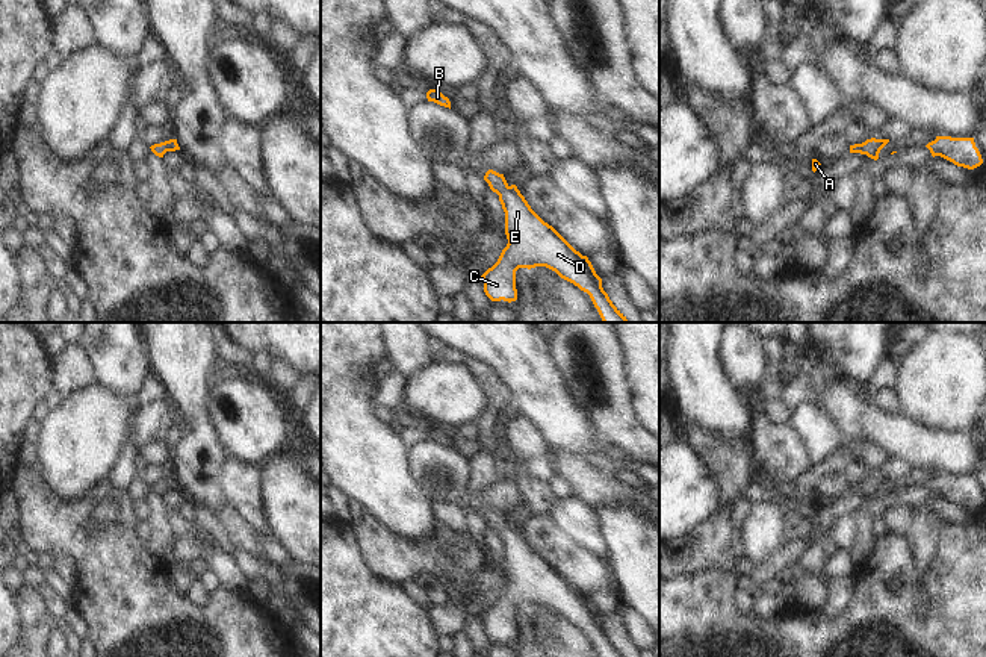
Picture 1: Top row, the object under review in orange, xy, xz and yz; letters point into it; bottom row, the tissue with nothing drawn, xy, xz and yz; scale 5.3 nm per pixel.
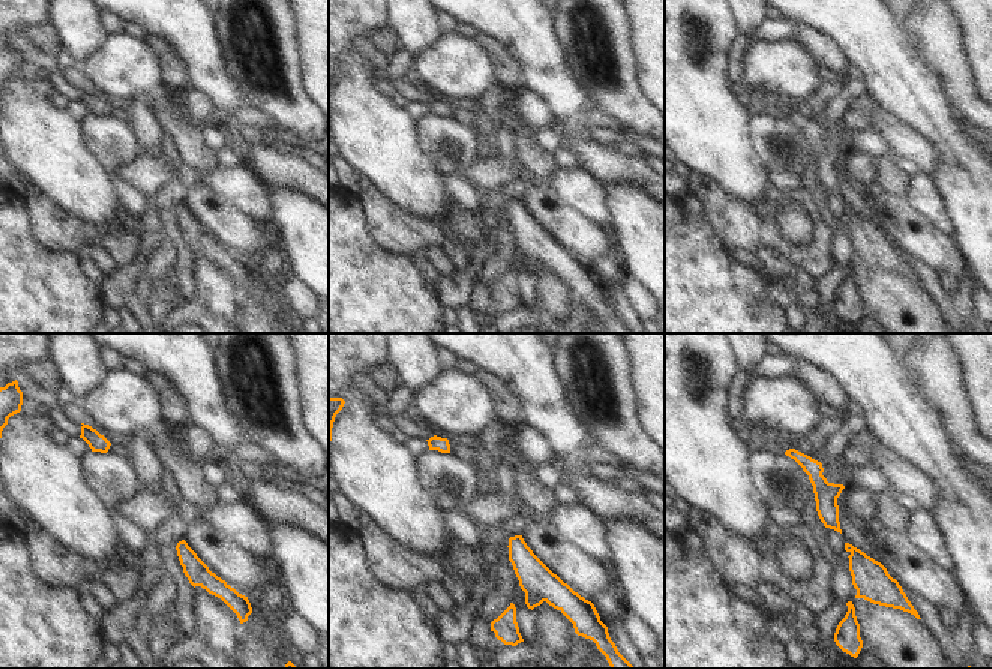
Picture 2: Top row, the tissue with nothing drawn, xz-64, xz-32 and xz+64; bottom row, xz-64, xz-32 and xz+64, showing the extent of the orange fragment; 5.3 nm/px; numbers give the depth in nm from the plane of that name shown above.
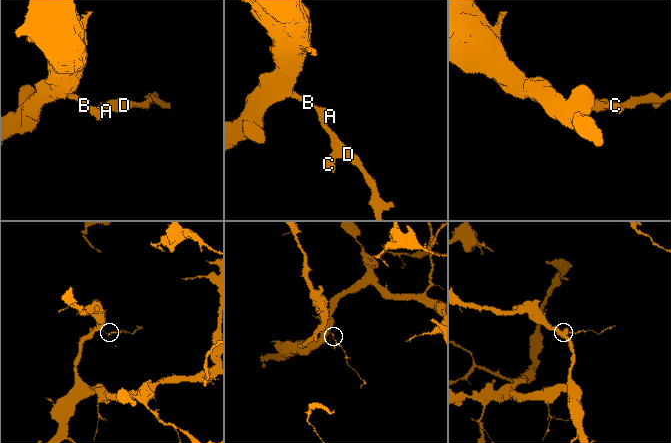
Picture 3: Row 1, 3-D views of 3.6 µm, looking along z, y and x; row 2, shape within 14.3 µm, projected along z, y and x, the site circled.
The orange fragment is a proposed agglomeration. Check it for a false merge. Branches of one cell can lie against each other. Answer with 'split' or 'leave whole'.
leave whole

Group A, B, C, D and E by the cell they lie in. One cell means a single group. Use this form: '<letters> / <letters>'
A B C D E

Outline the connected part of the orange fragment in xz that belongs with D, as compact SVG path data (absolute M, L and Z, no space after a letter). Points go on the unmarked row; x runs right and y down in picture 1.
M488 509L484 515L490 528L499 534L499 540L505 551L507 586L502 589L498 601L488 607L481 616L484 631L491 640L516 640L516 610L519 607L546 606L555 610L561 618L573 622L587 631L597 648L600 657L626 657L609 639L602 627L602 618L596 613L587 595L576 590L552 565L544 562L528 543L516 524L508 524L504 513Z

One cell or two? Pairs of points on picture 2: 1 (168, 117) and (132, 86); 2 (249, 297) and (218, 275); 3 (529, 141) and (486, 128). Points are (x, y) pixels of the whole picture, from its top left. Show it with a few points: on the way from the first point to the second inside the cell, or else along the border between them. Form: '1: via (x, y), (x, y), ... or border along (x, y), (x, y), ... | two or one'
1: border along (165, 89), (159, 89), (149, 96) | two
2: border along (242, 288), (239, 293), (239, 317) | two
3: border along (497, 122), (500, 128) | two

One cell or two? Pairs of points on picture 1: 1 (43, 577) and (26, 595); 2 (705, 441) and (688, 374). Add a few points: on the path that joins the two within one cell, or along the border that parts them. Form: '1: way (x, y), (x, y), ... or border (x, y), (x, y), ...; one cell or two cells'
1: border (29, 576), (44, 588); two cells
2: border (690, 427), (699, 427), (729, 447), (738, 442); two cells

